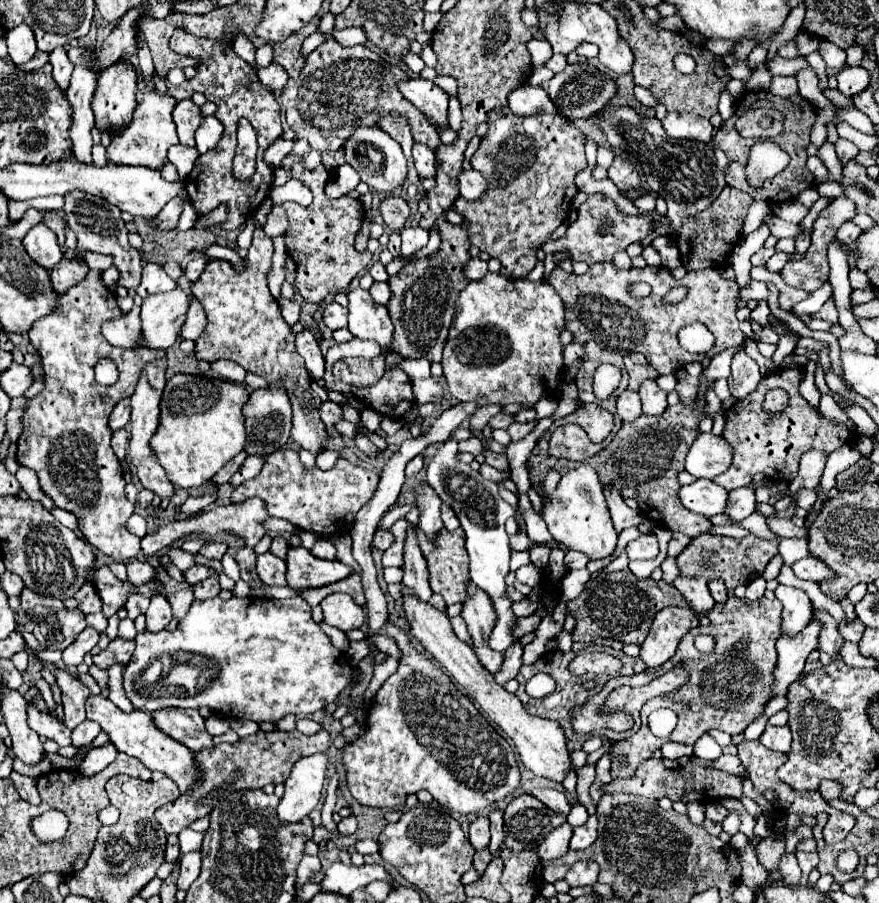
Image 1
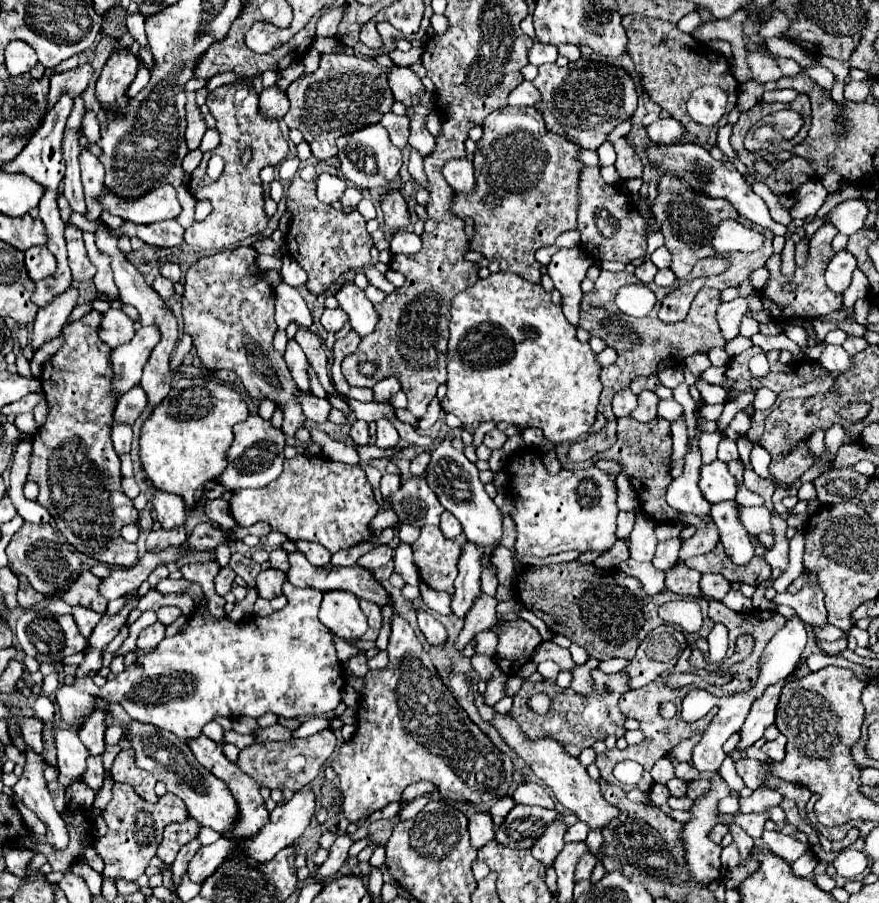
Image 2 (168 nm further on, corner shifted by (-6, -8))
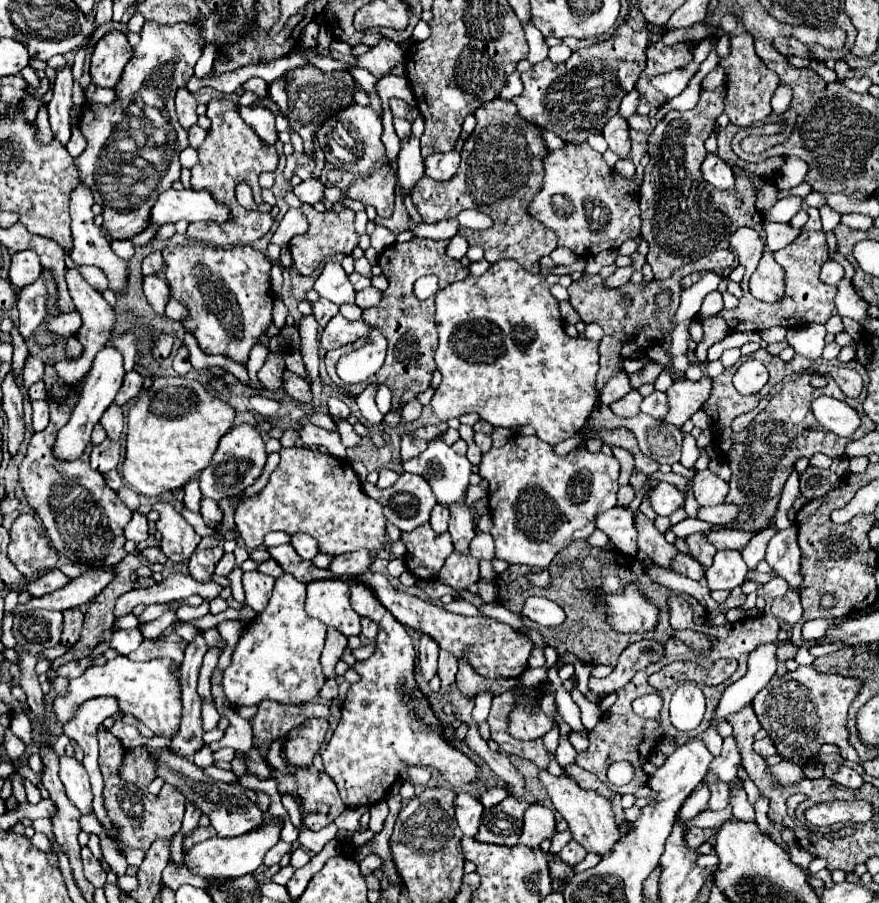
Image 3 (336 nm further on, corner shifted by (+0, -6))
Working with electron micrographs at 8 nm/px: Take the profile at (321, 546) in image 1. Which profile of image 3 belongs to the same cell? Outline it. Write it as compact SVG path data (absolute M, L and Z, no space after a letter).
M294 533L290 543L296 549L296 553L306 561L312 561L318 555L318 543L308 533Z

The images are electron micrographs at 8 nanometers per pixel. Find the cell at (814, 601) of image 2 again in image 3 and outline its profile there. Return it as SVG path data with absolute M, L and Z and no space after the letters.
M792 523L788 529L778 529L768 541L766 561L790 587L800 591L800 549L796 543L798 527Z

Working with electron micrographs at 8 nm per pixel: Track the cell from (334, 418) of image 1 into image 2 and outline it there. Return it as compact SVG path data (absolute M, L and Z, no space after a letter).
M302 395L302 409L314 423L324 423L330 417L332 405L328 399L318 399L314 395Z

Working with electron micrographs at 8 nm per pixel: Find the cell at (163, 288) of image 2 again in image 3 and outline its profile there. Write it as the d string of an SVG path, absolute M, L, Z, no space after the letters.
M152 275L152 277L144 277L144 295L148 299L148 303L152 305L152 309L158 315L164 315L164 307L170 299L170 289L166 285L164 279Z

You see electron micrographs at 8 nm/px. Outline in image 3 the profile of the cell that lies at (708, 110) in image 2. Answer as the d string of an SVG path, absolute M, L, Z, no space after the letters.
M716 67L712 73L706 75L706 79L702 81L702 89L717 89L720 85L726 83L726 73L724 69Z

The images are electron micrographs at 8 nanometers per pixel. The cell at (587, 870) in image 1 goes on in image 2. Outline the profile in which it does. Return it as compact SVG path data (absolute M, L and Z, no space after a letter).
M586 853L586 855L578 861L578 865L576 865L574 881L576 881L576 883L580 883L580 881L584 881L584 879L588 879L588 881L590 881L594 867L596 867L596 857L594 857L592 853Z

